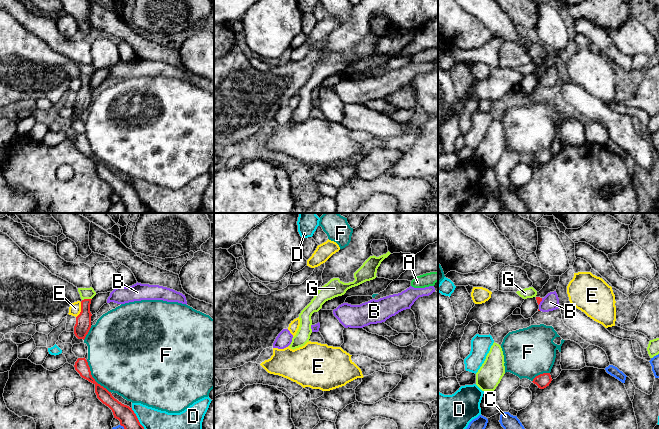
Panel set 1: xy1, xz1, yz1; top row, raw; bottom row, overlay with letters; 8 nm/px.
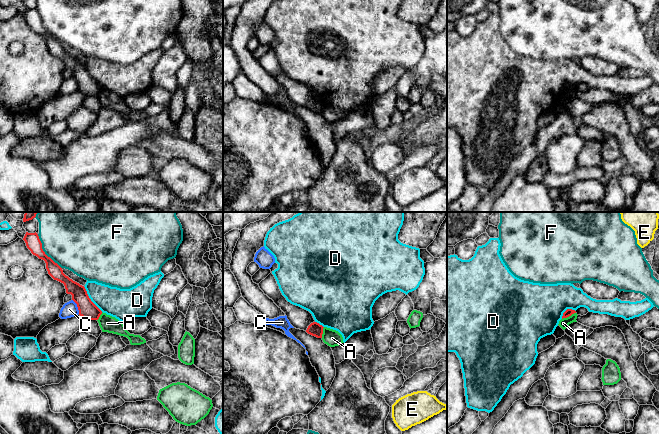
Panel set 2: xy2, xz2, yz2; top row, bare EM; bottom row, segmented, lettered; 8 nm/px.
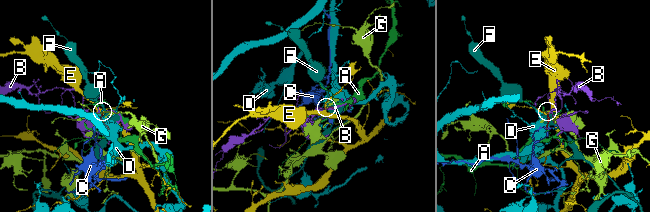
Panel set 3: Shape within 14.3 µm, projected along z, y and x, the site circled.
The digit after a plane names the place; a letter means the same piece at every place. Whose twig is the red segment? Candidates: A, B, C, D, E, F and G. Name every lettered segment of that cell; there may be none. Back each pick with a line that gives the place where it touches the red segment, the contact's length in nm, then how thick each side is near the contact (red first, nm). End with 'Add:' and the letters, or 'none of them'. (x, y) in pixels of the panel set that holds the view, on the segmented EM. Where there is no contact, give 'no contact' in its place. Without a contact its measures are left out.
Add: none of them

